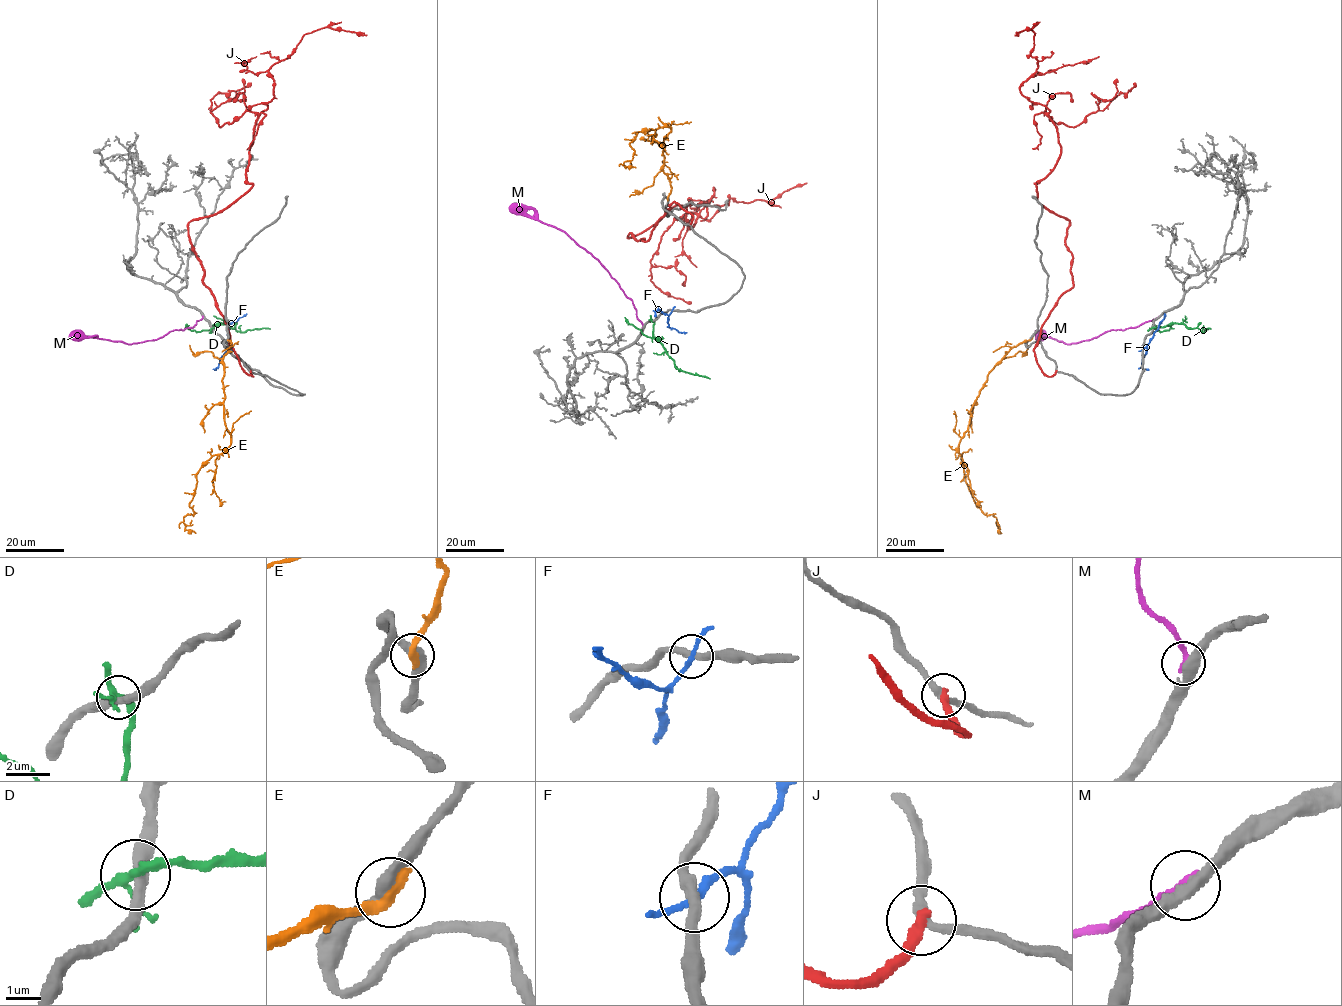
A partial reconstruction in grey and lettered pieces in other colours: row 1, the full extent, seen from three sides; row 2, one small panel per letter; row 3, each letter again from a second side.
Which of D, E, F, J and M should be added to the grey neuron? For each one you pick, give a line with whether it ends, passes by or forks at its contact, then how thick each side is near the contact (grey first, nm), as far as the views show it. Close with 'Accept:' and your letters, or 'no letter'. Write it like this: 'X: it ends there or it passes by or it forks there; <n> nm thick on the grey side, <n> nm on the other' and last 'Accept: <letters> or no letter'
M: it ends there; 420 nm thick on the grey side, 280 nm on the other
Accept: M

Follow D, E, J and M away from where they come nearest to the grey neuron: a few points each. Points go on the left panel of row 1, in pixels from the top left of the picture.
D: (212, 328), (224, 323), (244, 332), (270, 329)
E: (227, 339), (222, 382), (229, 445), (196, 475), (189, 505), (194, 513), (183, 518), (196, 533)
J: (250, 371), (203, 283), (188, 223), (251, 186), (268, 69), (305, 34), (366, 35)
M: (202, 317), (192, 327), (174, 329), (155, 340), (127, 344), (71, 335)

